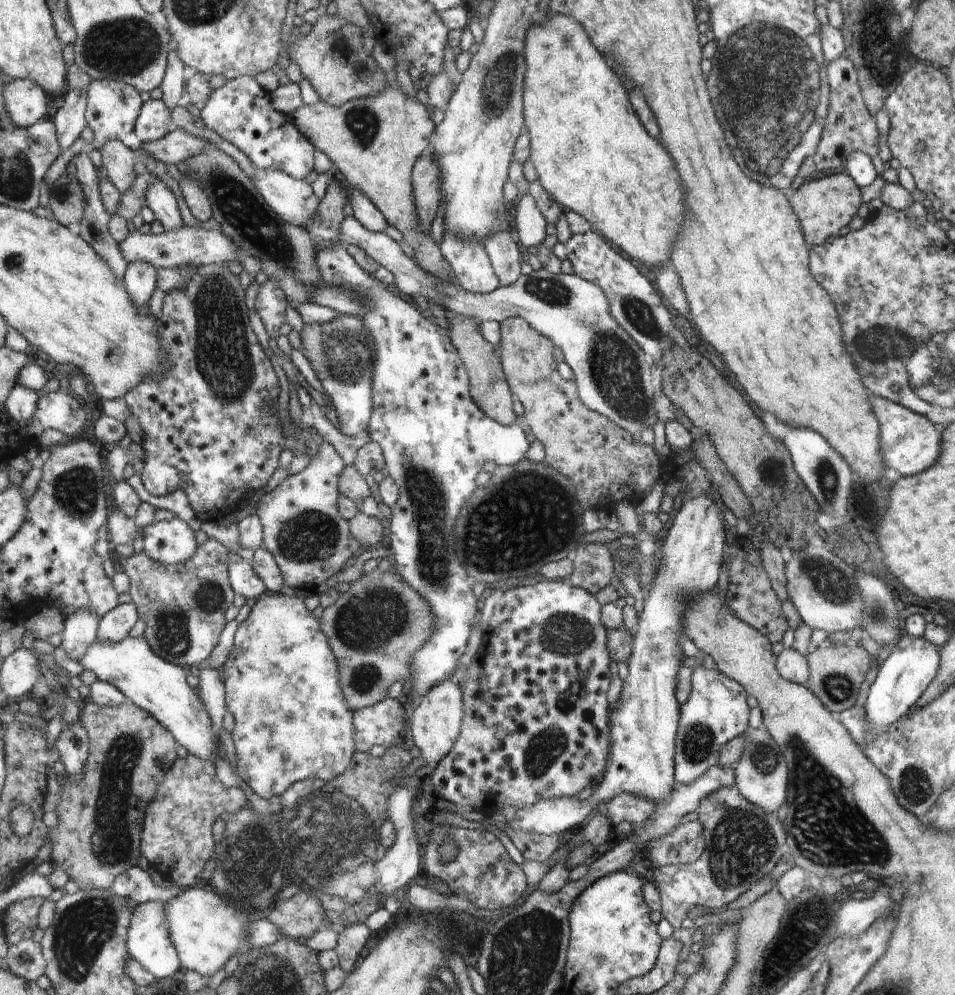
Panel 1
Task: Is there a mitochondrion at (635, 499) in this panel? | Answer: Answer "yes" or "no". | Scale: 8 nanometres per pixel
no

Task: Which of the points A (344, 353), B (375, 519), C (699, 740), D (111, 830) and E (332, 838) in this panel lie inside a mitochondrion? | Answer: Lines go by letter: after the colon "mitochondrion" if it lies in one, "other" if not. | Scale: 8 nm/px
A: mitochondrion
B: other
C: mitochondrion
D: mitochondrion
E: mitochondrion

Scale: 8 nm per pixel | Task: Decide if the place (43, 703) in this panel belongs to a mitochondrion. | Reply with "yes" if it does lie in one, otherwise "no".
no

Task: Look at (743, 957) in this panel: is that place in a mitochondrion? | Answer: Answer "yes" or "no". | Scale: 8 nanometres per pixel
no

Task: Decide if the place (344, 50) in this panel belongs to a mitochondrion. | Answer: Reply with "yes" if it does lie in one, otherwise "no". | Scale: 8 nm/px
no

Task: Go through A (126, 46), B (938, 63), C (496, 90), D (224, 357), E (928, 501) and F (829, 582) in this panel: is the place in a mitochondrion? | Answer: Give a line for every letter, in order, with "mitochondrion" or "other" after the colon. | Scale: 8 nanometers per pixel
A: mitochondrion
B: other
C: mitochondrion
D: mitochondrion
E: other
F: mitochondrion

